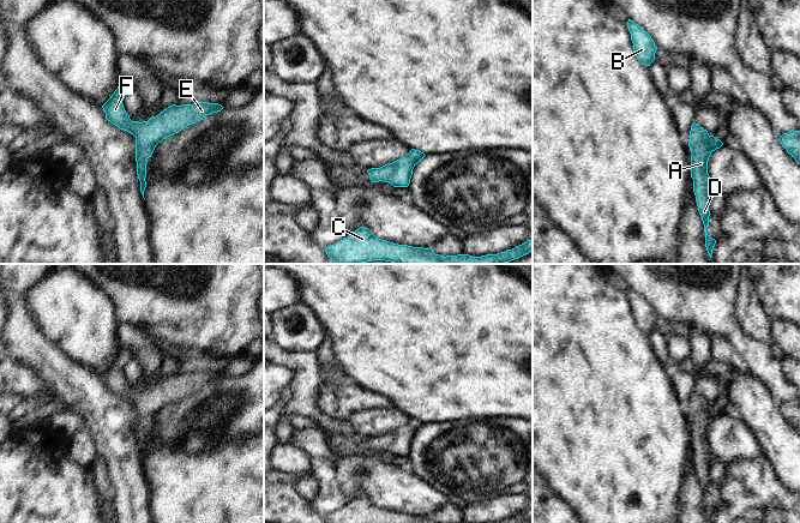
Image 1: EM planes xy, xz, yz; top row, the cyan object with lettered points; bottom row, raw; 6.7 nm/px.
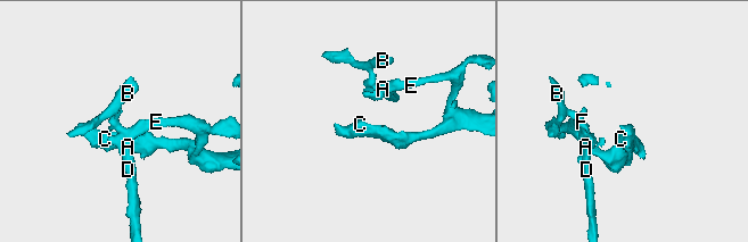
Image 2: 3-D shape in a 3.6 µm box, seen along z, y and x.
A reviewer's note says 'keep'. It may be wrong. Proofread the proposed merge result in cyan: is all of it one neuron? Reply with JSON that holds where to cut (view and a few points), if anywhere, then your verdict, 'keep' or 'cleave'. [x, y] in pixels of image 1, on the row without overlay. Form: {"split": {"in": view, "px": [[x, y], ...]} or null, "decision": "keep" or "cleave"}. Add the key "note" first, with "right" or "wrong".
{"note": "wrong", "split": {"in": "yz", "px": [[708, 403], [695, 414], [691, 421]]}, "decision": "cleave"}

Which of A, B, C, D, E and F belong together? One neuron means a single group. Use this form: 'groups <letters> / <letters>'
groups A D / B C E F

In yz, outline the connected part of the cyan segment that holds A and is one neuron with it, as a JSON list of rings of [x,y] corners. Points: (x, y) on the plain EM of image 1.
[[[708,404],[704,409],[696,413],[691,423],[691,446],[693,447],[693,461],[699,483],[704,493],[705,516],[712,523],[716,509],[706,501],[709,494],[710,461],[712,459],[710,445],[708,443],[708,429],[712,420],[720,417],[723,411],[714,404]]]

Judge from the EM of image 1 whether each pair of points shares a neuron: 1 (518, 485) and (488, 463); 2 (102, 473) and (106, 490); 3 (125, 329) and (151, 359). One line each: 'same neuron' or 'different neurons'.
1: same neuron
2: same neuron
3: same neuron

